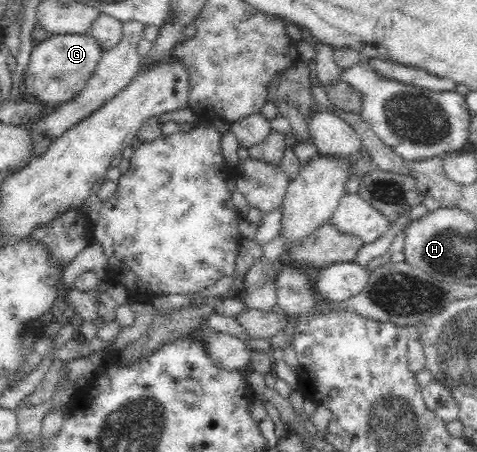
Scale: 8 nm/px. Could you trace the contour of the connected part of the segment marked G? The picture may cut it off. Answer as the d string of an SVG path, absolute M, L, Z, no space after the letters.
M87 33L52 35L44 41L38 41L37 46L32 48L30 62L24 74L25 96L53 110L73 102L93 76L101 54L101 45Z

